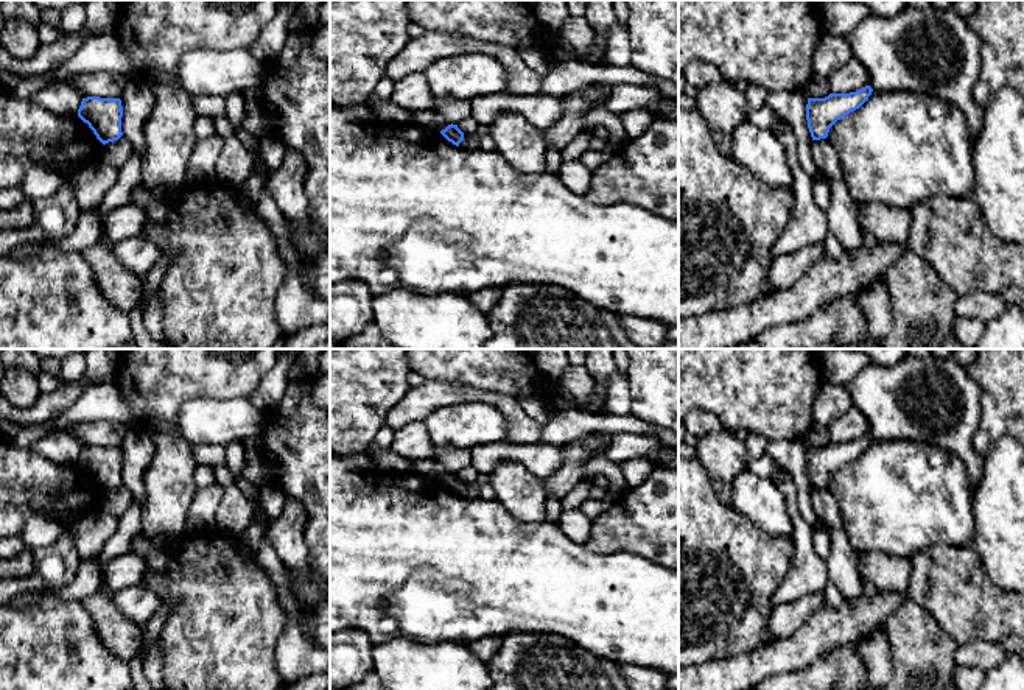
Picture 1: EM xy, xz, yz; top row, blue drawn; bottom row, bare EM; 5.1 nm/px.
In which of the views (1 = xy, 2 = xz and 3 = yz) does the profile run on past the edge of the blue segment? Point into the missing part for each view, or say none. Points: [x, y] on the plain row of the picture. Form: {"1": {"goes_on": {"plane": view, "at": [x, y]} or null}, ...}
{"1": {"goes_on": null}, "2": {"goes_on": null}, "3": {"goes_on": null}}

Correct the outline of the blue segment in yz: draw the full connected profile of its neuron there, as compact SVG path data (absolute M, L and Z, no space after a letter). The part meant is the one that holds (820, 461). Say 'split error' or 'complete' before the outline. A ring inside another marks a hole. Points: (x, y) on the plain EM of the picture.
complete; M865 435L850 442L829 442L825 447L808 447L806 469L812 489L826 488L829 477L859 458L871 444L873 438Z

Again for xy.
complete; M82 447L78 466L89 473L103 494L118 489L123 484L123 455L120 447Z

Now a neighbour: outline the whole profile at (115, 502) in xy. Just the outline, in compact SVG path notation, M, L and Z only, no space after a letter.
M121 484L118 489L103 494L101 508L104 512L121 517L132 503L132 492Z

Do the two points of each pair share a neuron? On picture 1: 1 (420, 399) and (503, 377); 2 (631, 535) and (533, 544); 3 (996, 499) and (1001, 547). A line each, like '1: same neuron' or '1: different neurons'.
1: different neurons
2: different neurons
3: same neuron

